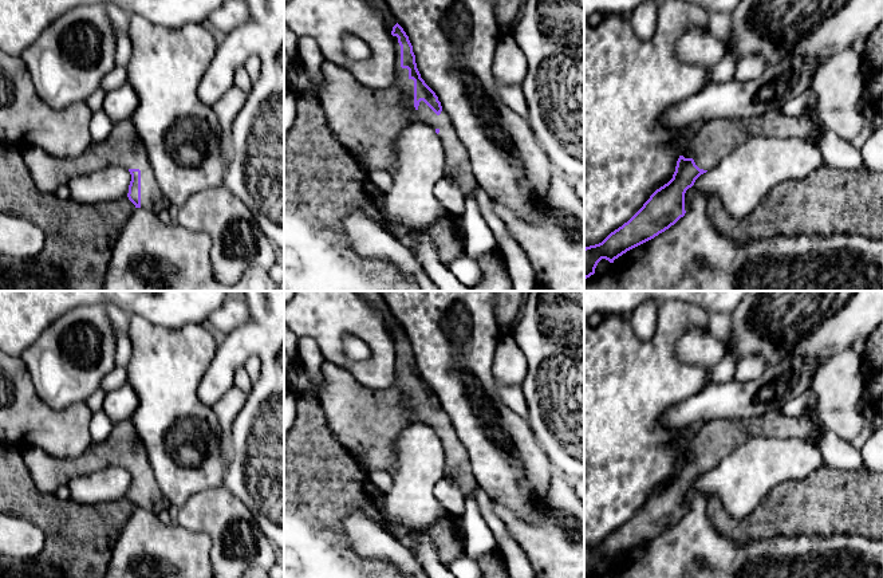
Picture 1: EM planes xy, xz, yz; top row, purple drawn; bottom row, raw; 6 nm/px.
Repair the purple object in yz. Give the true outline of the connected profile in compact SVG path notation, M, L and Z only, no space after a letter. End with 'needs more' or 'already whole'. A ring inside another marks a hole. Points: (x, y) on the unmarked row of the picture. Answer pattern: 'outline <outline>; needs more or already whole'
outline M777 410L750 418L720 418L705 422L695 436L678 440L682 455L673 479L657 489L627 523L602 543L584 548L584 578L595 574L602 559L614 563L627 551L674 526L686 514L685 494L695 480L752 437L801 439L817 445L819 435L817 421L787 417Z; needs more

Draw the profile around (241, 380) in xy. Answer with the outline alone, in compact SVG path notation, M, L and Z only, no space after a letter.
M245 367L236 369L233 375L233 385L243 390L245 394L249 393L253 386L253 381L251 380Z

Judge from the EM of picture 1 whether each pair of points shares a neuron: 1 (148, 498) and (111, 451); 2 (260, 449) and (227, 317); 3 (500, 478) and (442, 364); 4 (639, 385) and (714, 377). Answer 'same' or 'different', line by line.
1: same
2: different
3: same
4: different

